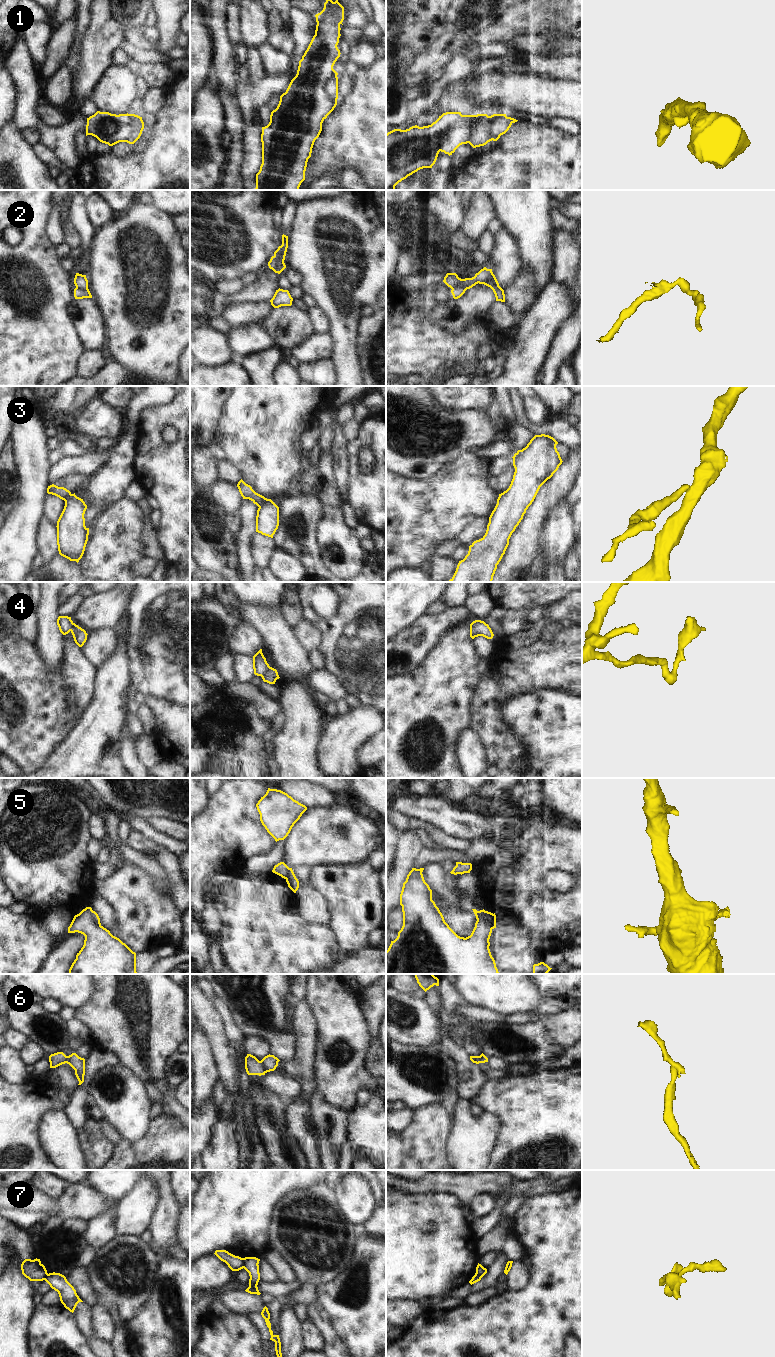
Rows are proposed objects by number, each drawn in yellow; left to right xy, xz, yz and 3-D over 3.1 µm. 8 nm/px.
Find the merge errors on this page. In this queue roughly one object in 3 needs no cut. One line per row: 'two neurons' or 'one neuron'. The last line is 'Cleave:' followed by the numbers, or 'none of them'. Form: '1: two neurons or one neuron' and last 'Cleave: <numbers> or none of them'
1: two neurons
2: two neurons
3: two neurons
4: two neurons
5: two neurons
6: two neurons
7: two neurons
Cleave: 1, 2, 3, 4, 5, 6, 7

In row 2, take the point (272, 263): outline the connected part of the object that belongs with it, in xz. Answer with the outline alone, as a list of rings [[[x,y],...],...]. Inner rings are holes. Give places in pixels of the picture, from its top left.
[[[284,234],[282,235],[282,246],[284,247],[284,253],[279,257],[277,257],[275,255],[272,256],[270,261],[268,262],[268,266],[272,270],[275,268],[276,263],[279,259],[281,259],[283,261],[285,260],[285,256],[286,256],[286,252],[287,252],[287,248],[288,248],[288,236],[286,236]]]

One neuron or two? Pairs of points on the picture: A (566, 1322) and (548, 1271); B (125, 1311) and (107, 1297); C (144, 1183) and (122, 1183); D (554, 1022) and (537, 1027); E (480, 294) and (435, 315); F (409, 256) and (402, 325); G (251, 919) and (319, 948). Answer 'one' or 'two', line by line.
A: one
B: one
C: two
D: two
E: one
F: two
G: one

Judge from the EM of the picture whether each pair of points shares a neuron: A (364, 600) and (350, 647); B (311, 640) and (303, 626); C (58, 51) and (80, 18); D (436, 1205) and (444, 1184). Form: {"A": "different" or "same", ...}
{"A": "same", "B": "same", "C": "different", "D": "different"}

